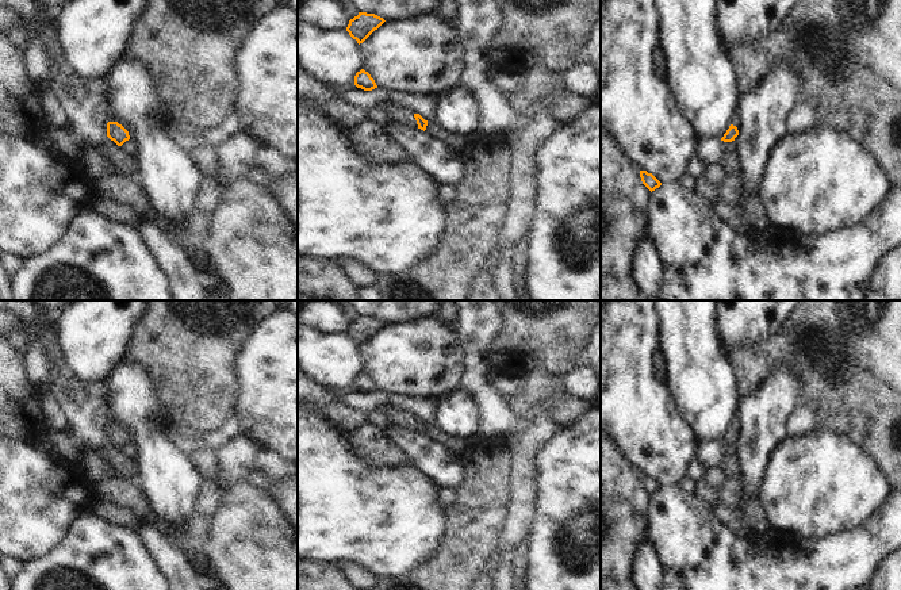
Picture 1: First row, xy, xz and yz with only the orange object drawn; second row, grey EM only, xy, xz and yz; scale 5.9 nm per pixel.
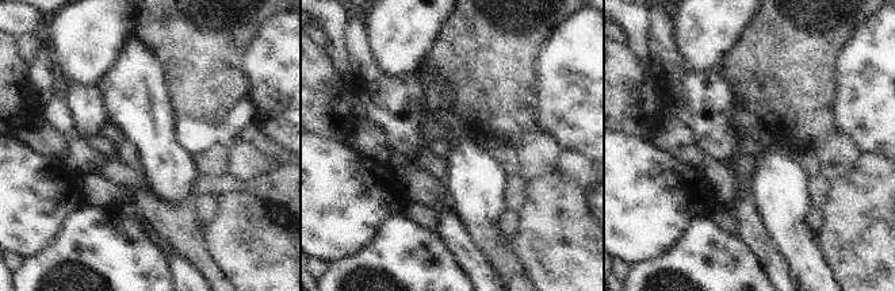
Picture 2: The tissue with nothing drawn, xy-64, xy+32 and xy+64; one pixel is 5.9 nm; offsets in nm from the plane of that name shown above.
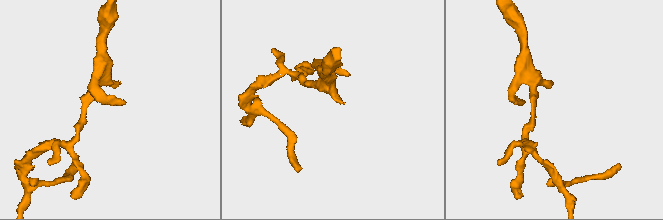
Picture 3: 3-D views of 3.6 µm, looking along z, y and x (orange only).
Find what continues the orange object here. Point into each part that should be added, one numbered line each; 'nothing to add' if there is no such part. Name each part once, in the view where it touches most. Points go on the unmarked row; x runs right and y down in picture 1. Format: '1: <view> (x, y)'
nothing to add

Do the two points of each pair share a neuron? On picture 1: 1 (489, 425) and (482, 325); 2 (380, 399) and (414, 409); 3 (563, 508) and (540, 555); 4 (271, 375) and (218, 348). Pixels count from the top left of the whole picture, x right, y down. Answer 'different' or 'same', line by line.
1: same
2: same
3: same
4: different

